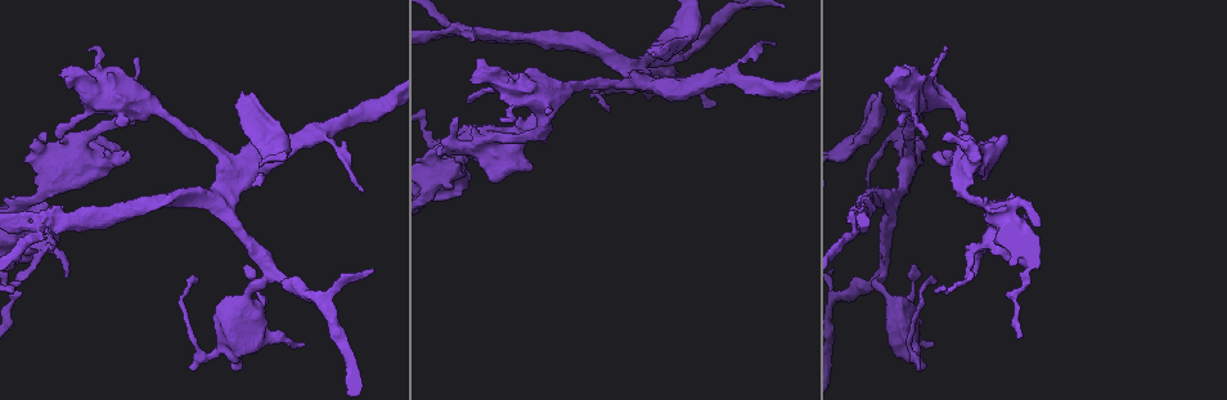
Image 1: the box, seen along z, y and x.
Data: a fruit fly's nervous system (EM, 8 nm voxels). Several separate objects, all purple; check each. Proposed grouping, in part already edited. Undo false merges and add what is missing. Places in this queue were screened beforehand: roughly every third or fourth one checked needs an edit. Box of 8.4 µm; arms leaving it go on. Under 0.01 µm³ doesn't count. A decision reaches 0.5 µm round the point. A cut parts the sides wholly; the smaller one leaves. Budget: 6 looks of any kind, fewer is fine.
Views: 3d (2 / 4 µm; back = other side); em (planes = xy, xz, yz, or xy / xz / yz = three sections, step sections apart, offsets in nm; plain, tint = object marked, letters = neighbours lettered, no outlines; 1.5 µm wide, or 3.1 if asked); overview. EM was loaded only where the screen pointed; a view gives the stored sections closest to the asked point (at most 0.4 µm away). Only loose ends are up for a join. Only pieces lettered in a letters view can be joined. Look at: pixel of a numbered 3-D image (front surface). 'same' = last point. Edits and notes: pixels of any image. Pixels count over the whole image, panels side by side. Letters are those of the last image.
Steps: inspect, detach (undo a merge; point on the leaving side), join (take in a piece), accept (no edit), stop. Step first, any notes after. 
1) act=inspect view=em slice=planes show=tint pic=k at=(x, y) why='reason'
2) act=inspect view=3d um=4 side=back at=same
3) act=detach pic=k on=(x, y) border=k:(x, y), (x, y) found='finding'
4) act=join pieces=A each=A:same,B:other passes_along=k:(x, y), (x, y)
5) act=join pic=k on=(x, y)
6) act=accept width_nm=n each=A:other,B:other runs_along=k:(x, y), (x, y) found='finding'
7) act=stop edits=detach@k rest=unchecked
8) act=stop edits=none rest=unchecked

act=inspect view=em slice=planes show=letters pic=1 at=(934, 154) why='thick end'

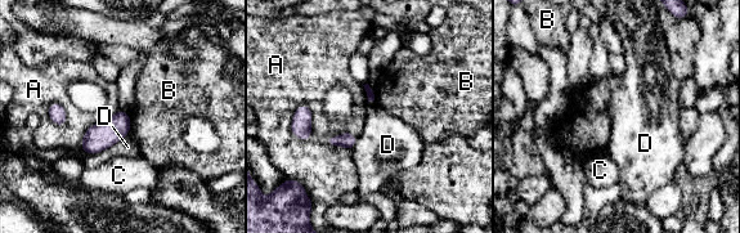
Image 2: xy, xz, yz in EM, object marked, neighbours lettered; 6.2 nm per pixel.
act=accept each=A:other,B:other,C:other,D:other border=2:(373, 90), (375, 99) found='none of them fits'

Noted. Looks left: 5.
act=inspect view=3d um=2 pic=1 at=(300, 344) why='branch stops here'

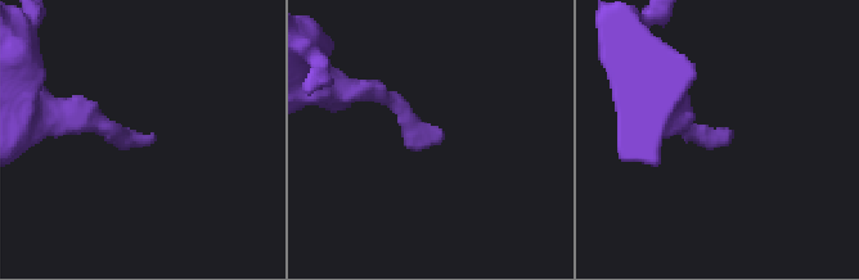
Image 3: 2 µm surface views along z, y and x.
act=inspect view=em slice=xy step=4 show=letters pic=3 at=(436, 138)

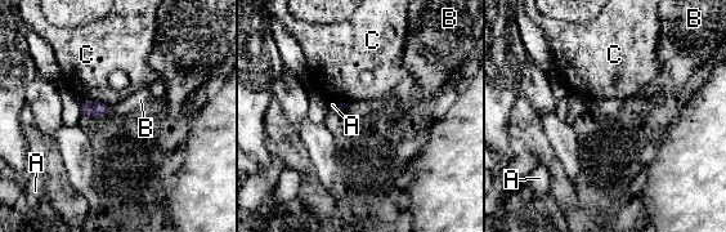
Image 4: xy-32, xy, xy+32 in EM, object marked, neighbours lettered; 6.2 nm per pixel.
act=accept each=A:other,B:other,C:other border=4:(83, 99), (99, 101), (108, 106) found='none of them fits'

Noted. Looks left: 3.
act=inspect view=em slice=planes show=plain pic=1 at=(918, 268) why='thin end'

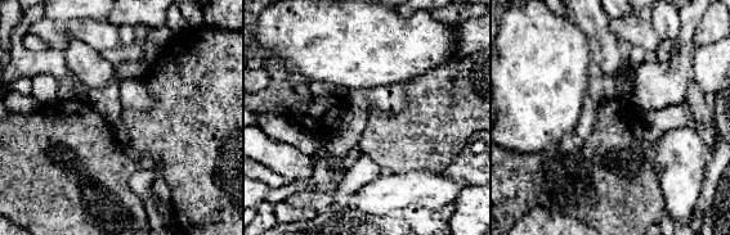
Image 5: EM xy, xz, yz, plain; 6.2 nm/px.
act=inspect view=em slice=planes show=letters at=same

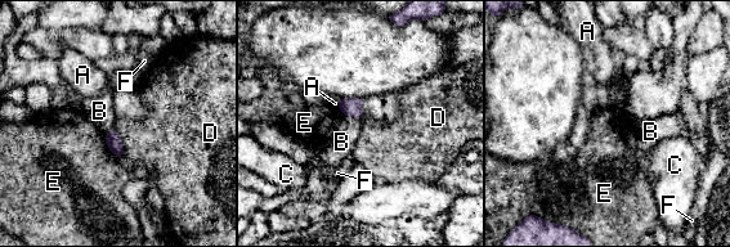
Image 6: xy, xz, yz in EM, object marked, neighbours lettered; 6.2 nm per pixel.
act=accept each=A:other,B:other,C:other,D:other,E:other,F:other border=6:(344, 115), (361, 120) found='none of them fits'

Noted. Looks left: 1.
act=stop edits=none rest=unchecked

